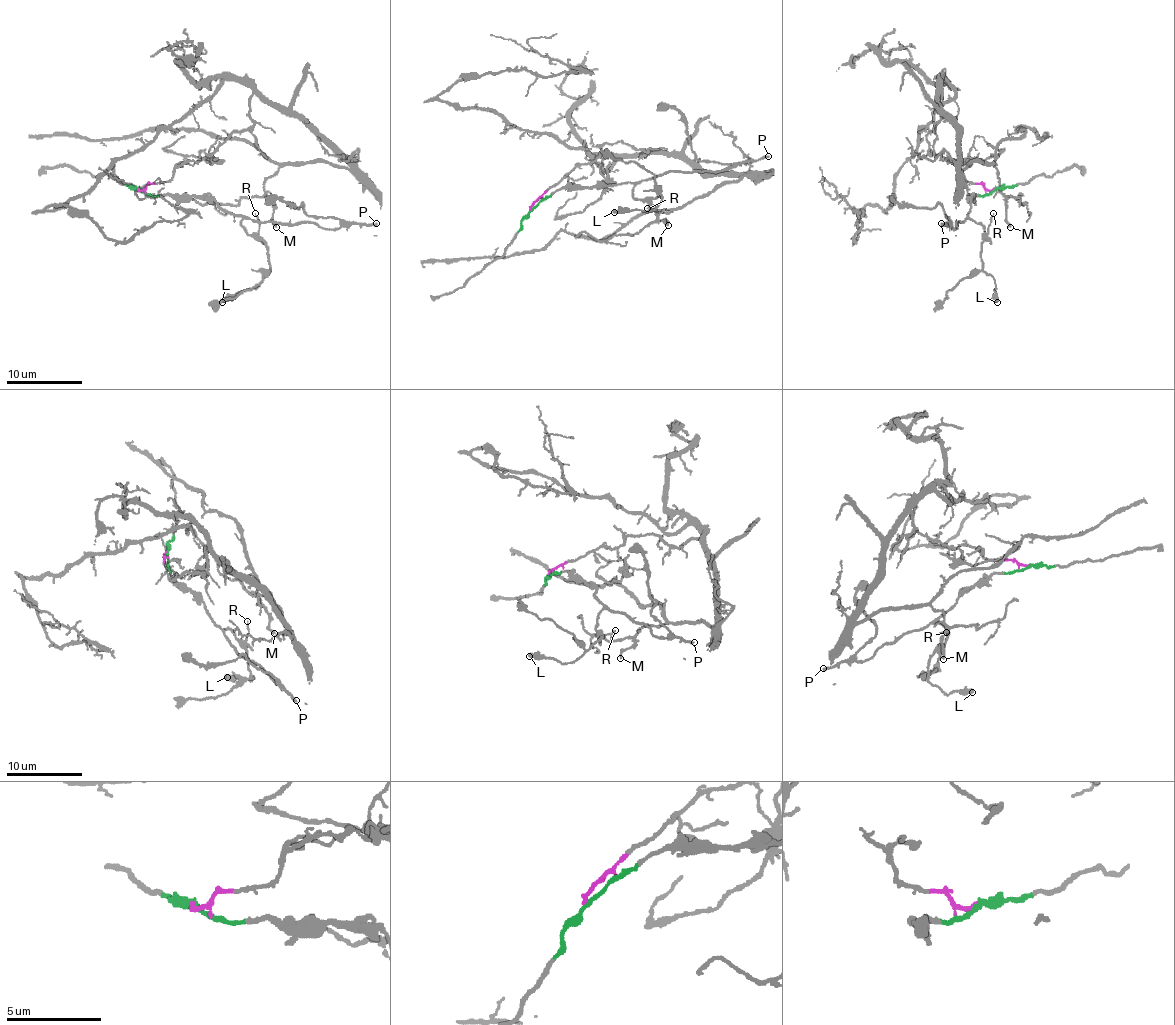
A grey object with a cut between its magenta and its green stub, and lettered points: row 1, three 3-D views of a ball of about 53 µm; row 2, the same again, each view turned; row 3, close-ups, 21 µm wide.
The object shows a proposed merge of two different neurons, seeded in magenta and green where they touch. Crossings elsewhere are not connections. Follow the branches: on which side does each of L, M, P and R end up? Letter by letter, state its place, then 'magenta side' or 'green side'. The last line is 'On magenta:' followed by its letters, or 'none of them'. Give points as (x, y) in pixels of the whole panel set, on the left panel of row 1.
L: at (222, 302); green side
M: at (276, 227); magenta side
P: at (376, 223); green side
R: at (255, 213); green side
On magenta: M

